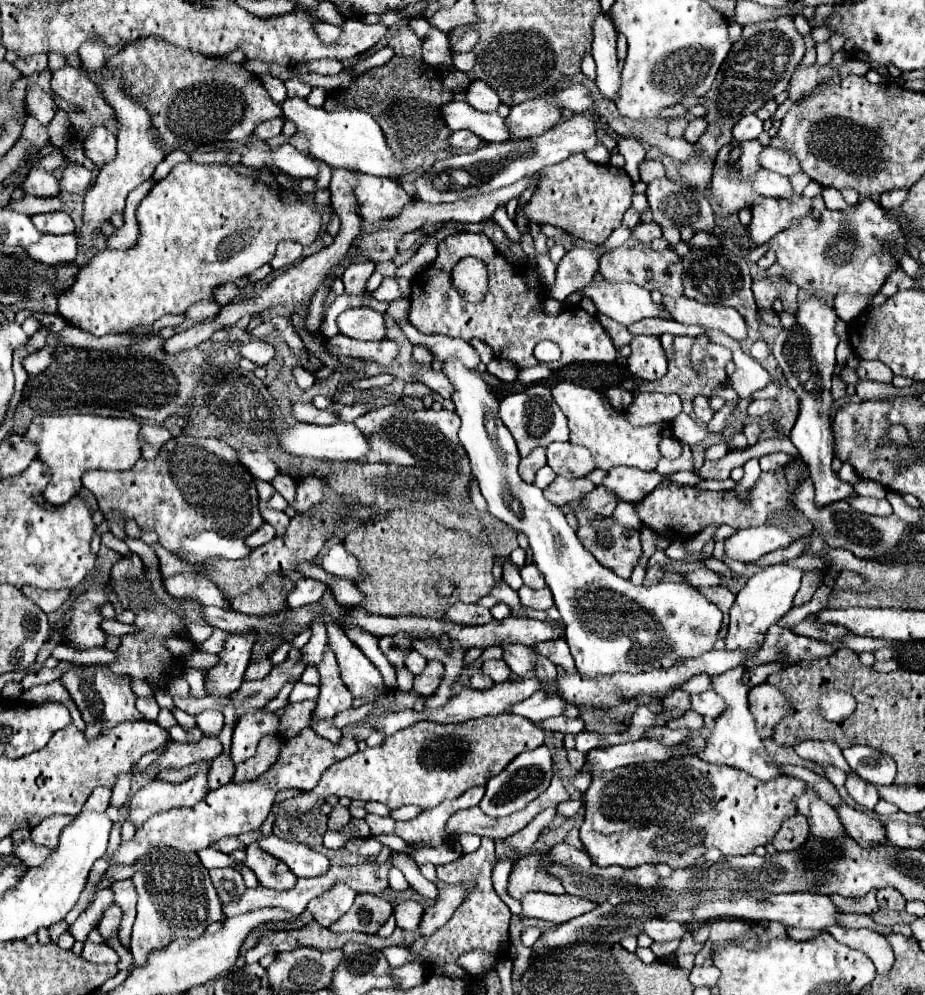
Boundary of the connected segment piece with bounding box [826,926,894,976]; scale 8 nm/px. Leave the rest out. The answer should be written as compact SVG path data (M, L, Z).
M830 926L826 928L838 942L862 950L876 966L880 976L888 976L892 964L894 964L894 952L892 946L884 940L882 934L868 930L868 928L860 928L860 930L848 930L842 926Z

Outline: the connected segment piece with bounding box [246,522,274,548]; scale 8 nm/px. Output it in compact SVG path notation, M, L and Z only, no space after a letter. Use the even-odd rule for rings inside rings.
M264 522L262 528L258 528L254 534L250 534L250 536L246 538L246 544L250 544L252 548L258 548L258 546L270 542L272 538L274 538L274 528L272 528L268 522Z

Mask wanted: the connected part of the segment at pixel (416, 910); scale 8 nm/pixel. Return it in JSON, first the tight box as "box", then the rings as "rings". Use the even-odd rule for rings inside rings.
{"box":[394,900,424,930],"rings":[[[406,900],[402,904],[398,904],[394,908],[394,918],[396,918],[396,926],[402,930],[416,930],[420,924],[424,908],[414,902],[414,900]]]}

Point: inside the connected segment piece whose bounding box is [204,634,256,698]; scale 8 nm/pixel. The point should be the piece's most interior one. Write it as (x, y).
(222, 680)

